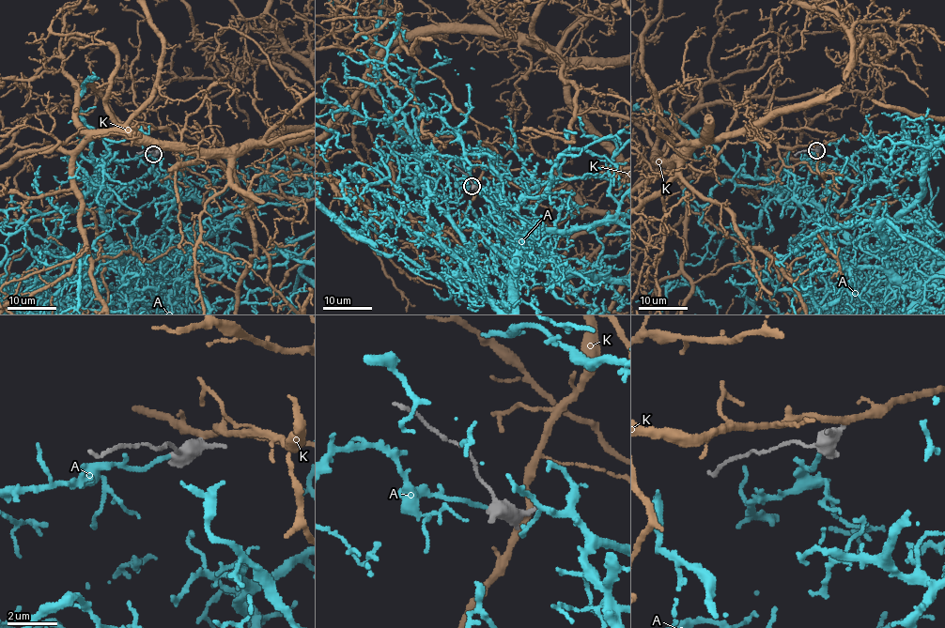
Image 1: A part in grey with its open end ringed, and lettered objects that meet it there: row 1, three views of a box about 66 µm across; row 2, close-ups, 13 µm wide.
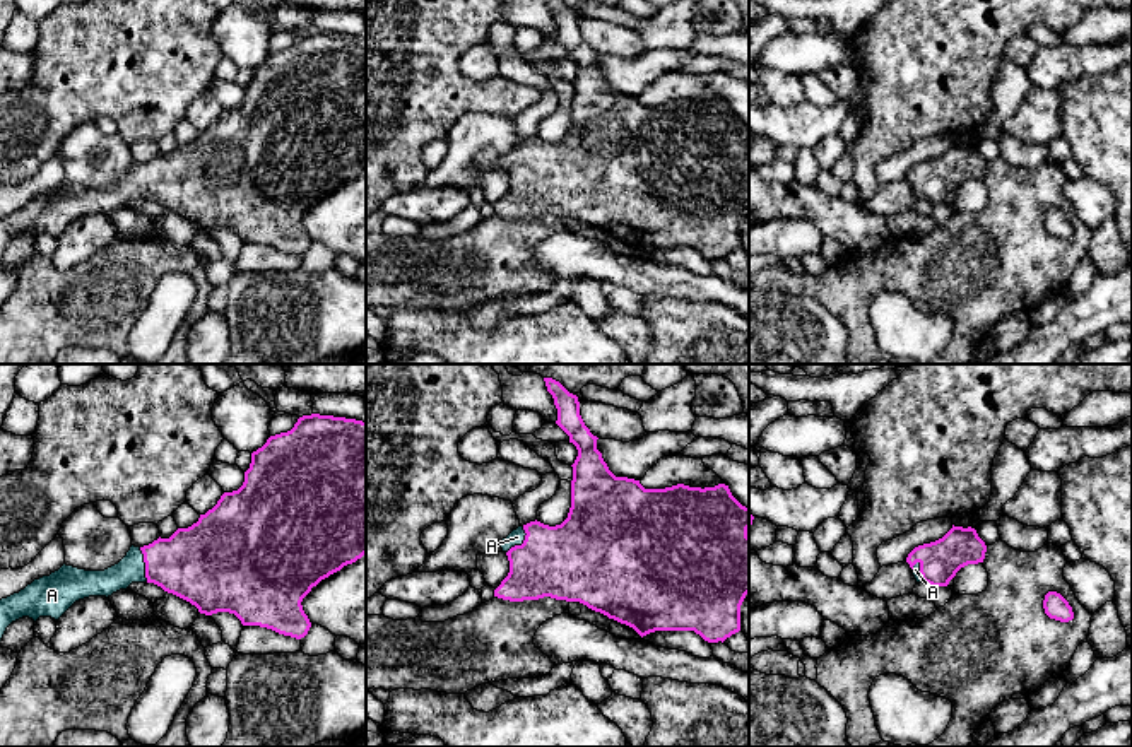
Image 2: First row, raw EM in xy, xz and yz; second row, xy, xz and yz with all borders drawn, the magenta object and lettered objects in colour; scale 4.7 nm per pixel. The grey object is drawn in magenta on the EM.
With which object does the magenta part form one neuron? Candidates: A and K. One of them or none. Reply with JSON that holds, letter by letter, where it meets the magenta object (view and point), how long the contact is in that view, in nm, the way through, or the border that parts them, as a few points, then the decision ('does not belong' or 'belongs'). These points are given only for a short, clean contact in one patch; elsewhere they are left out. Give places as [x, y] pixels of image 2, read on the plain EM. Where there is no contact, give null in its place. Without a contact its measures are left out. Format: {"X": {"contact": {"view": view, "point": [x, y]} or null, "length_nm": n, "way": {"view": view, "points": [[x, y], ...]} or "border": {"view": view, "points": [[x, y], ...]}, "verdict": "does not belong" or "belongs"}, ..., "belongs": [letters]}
{"A": {"contact": {"view": "xy", "point": [146, 182]}, "length_nm": 170, "way": {"view": "xy", "points": [[199, 182], [146, 182], [130, 187]]}, "verdict": "belongs"}, "K": {"contact": null, "verdict": "does not belong"}, "belongs": ["A"]}

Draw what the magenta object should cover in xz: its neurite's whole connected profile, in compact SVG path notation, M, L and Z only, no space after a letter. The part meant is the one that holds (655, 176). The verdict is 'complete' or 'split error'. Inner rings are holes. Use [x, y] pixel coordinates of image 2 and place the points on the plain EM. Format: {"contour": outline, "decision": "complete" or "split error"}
{"contour": "M545 0L557 26L556 41L578 67L571 97L568 135L556 144L530 138L501 157L510 190L494 214L523 219L551 214L580 219L588 226L633 244L641 255L655 248L694 248L708 260L725 258L740 248L740 222L749 210L749 125L742 123L728 103L645 106L640 97L616 94L597 67L597 53L580 32L578 14L561 0Z", "decision": "split error"}

